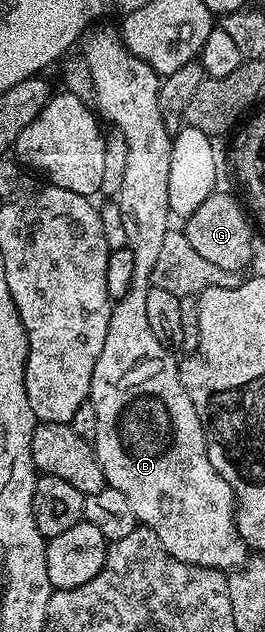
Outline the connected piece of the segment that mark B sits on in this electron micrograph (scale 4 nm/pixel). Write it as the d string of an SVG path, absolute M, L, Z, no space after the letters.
M103 26L88 27L87 31L80 36L77 48L85 58L85 62L89 62L89 70L93 73L93 86L97 90L94 107L97 109L98 115L104 121L107 119L112 124L110 127L123 135L125 146L129 150L129 159L125 166L125 178L121 181L121 190L117 197L117 203L120 208L122 225L125 228L126 248L133 250L133 278L131 279L131 285L125 294L125 298L114 301L111 317L109 318L109 334L105 334L105 346L101 346L101 354L97 358L97 366L93 366L93 382L91 383L89 403L93 406L93 410L97 410L97 434L93 441L95 457L101 462L103 477L106 483L112 488L121 490L121 494L125 494L125 499L129 501L129 506L133 506L133 514L136 521L144 528L151 528L153 534L157 534L161 546L169 555L186 564L196 564L202 568L234 570L242 566L247 561L249 555L248 546L241 538L241 534L235 525L235 509L237 507L235 494L232 492L229 482L225 482L225 478L221 478L221 474L217 474L217 470L213 470L213 462L209 462L201 418L197 418L197 410L193 410L193 402L189 402L189 394L185 390L185 386L181 386L181 382L179 381L179 364L177 360L171 357L174 355L165 346L161 346L161 342L157 342L157 337L153 335L153 329L149 326L149 317L145 311L145 294L151 284L153 266L157 266L157 258L161 255L161 245L165 242L165 234L172 231L173 228L173 224L171 224L171 222L173 223L173 215L169 206L169 170L173 136L161 118L161 106L157 106L161 76L151 69L145 61L139 57L135 57L126 48L120 33L114 27L113 29L99 27Z

